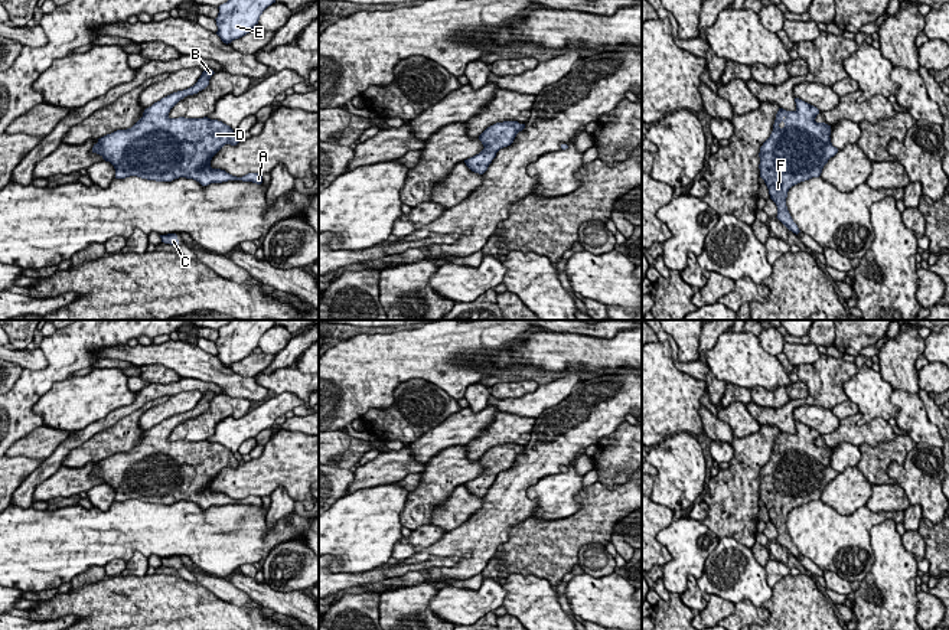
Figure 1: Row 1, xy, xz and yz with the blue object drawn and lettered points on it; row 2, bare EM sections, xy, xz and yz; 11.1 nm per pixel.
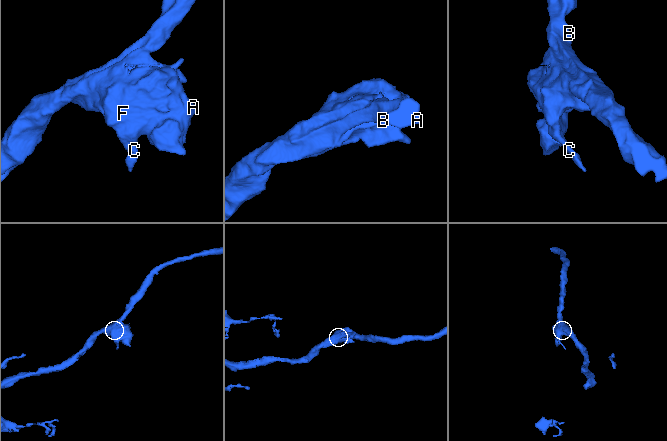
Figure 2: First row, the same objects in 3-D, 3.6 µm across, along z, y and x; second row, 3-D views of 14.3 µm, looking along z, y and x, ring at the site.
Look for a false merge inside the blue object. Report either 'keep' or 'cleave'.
keep

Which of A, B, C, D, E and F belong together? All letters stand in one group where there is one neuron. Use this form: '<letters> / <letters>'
A B C D E F

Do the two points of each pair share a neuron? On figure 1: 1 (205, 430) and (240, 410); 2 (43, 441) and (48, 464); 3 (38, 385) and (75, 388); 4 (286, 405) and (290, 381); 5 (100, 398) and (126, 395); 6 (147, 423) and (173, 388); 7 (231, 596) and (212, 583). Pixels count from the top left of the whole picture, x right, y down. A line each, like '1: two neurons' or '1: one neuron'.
1: one neuron
2: two neurons
3: two neurons
4: two neurons
5: one neuron
6: two neurons
7: one neuron

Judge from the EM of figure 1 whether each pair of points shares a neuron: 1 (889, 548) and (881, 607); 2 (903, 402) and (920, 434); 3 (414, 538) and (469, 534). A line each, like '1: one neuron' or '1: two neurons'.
1: one neuron
2: one neuron
3: two neurons

